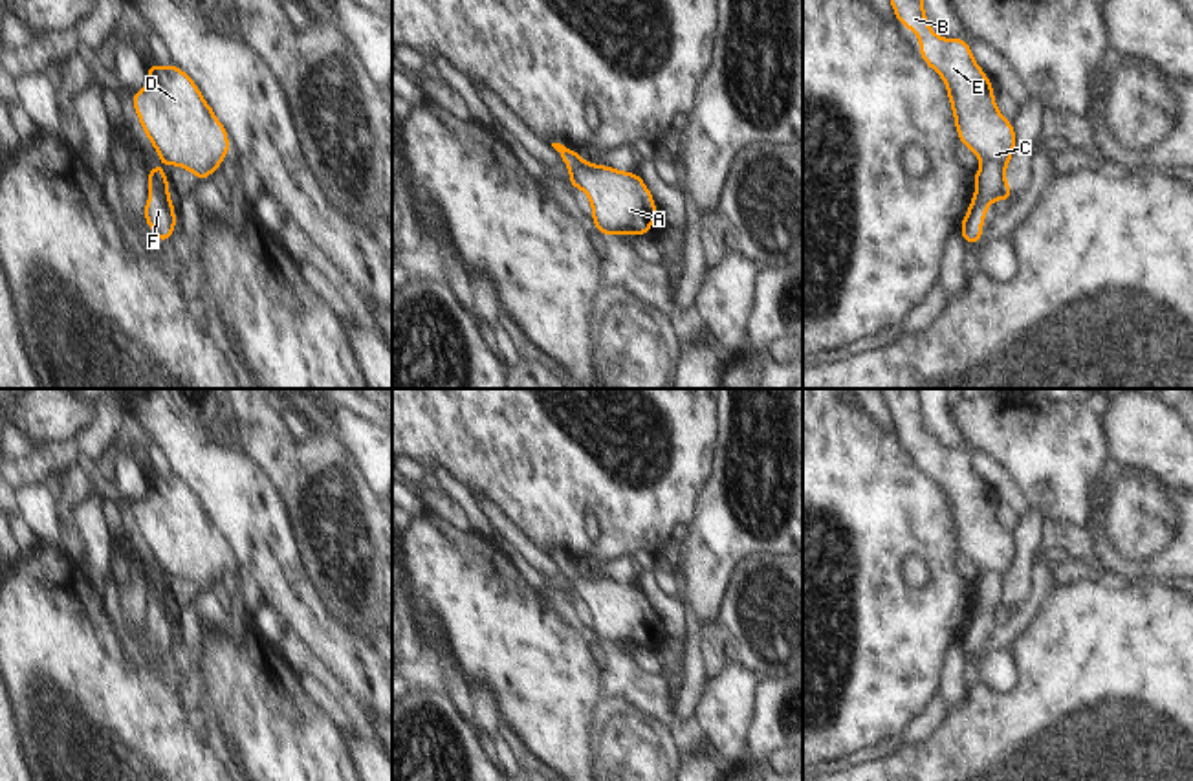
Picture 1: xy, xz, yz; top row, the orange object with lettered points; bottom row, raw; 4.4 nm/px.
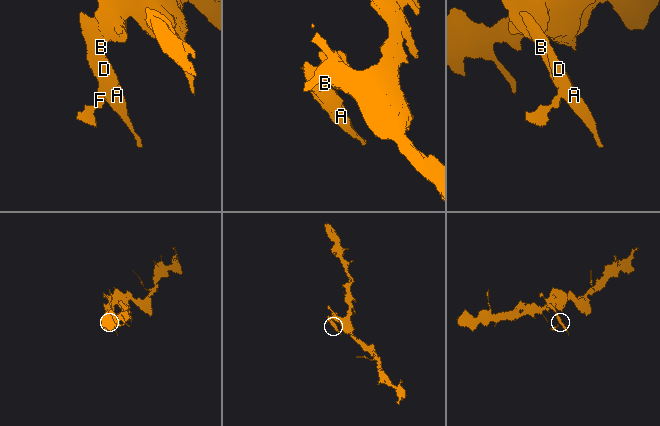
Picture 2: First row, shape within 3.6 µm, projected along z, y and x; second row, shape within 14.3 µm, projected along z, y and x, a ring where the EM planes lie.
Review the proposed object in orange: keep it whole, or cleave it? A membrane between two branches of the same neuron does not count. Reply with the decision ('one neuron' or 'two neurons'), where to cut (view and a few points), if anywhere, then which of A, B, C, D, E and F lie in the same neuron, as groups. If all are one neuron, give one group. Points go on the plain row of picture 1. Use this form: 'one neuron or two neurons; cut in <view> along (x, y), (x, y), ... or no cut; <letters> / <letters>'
one neuron; no cut; A B C D E F

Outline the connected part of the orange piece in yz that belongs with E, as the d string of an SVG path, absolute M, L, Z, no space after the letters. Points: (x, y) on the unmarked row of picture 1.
M918 389L876 390L892 412L898 433L916 442L922 471L944 490L958 552L980 572L980 581L973 587L977 605L958 642L968 654L979 654L990 614L1008 612L1012 607L1004 581L1015 559L1013 535L999 522L993 497L975 473L969 455L964 449L940 449L929 438Z

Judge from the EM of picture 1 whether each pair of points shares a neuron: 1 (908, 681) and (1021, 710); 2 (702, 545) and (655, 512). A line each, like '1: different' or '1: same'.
1: different
2: different

